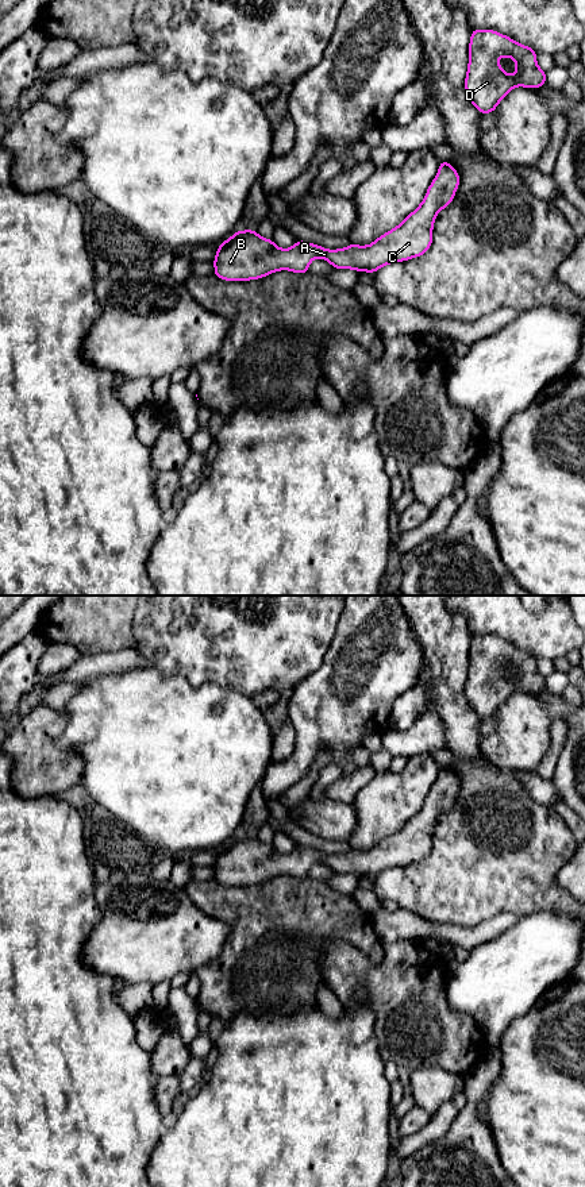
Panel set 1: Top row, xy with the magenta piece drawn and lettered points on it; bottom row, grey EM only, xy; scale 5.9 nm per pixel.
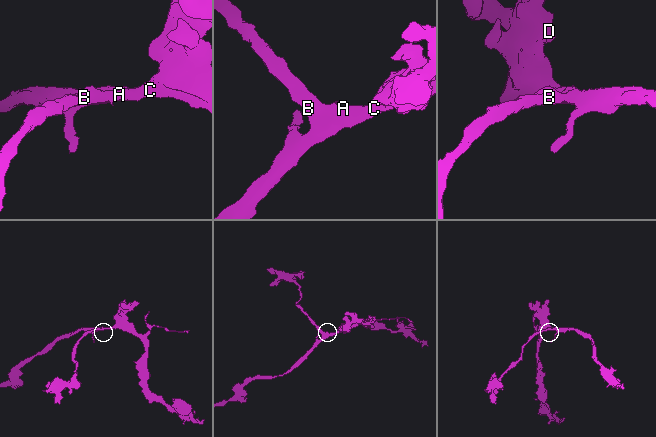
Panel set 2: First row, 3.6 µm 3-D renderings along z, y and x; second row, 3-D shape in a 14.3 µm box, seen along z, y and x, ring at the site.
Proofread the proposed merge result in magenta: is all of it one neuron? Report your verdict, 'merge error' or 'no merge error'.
no merge error

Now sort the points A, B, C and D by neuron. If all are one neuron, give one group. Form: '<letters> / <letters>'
A B C D

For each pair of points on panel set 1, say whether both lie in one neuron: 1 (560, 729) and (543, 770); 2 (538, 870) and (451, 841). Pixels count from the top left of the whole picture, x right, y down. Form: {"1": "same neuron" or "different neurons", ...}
{"1": "same neuron", "2": "same neuron"}

